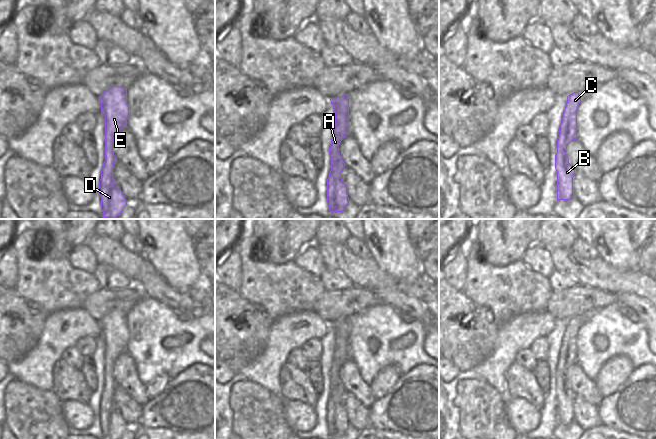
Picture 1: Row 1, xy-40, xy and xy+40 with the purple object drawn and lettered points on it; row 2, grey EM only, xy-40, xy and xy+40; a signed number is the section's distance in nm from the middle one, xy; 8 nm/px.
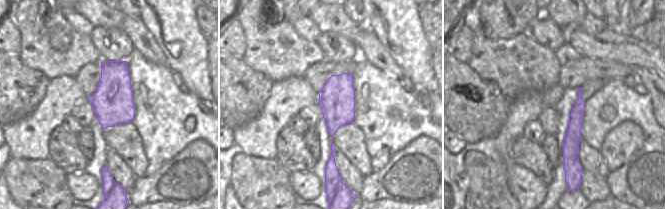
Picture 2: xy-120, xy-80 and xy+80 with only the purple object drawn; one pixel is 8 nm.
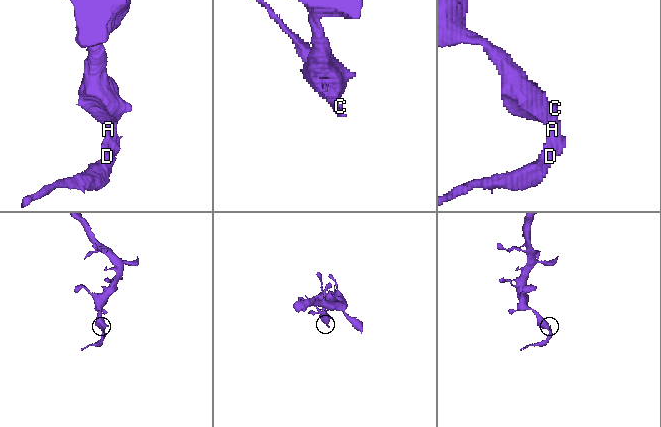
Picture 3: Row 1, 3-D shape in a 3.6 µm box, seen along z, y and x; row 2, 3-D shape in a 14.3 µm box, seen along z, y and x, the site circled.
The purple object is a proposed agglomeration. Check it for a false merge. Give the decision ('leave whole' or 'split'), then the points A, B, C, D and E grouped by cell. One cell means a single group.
split | A B C D / E

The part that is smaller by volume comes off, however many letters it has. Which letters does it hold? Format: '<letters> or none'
A, B, C, D

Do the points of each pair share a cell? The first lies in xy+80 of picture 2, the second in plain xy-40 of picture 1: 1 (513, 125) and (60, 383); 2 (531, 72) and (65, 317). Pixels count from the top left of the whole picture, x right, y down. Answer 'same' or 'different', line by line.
1: different
2: different

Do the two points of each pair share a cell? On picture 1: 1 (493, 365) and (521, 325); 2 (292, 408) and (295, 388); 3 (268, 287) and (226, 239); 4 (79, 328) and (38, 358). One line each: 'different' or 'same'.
1: same
2: different
3: different
4: same

